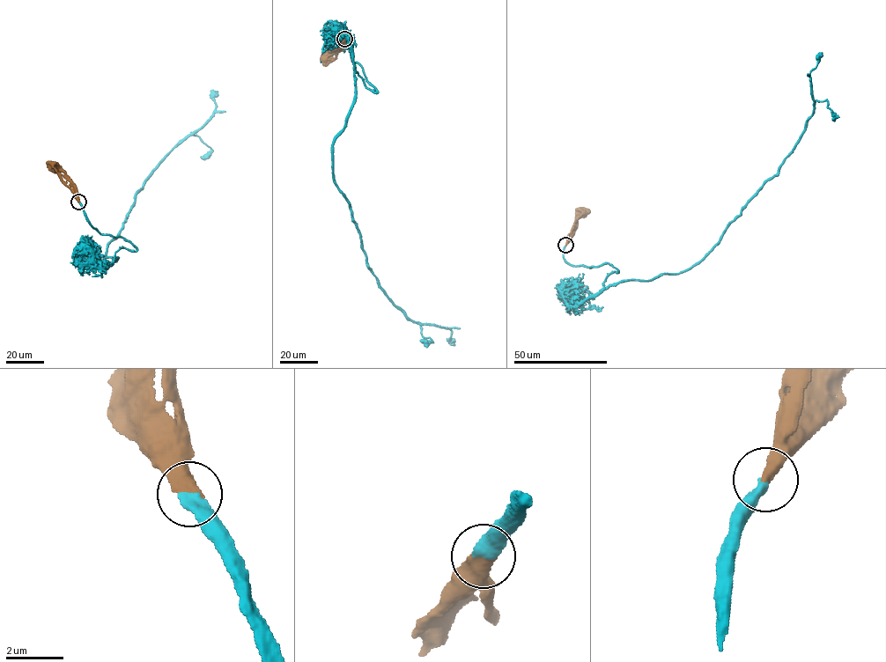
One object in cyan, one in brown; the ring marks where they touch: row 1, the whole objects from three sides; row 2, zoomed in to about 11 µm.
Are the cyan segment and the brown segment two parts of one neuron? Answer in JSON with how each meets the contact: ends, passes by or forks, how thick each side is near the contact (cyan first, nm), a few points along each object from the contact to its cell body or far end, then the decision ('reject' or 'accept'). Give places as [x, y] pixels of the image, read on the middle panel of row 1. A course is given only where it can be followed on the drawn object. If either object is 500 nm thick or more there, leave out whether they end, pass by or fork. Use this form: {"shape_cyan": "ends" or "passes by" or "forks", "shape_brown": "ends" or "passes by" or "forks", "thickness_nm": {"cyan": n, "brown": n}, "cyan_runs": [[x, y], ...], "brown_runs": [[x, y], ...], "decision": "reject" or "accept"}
{"thickness_nm": {"cyan": 460, "brown": 550}, "cyan_runs": [[344, 39], [377, 92], [354, 73], [333, 146], [335, 185], [380, 287], [415, 321], [450, 330], [448, 343]], "brown_runs": [[344, 39], [339, 48], [328, 53], [326, 60]], "decision": "accept"}

